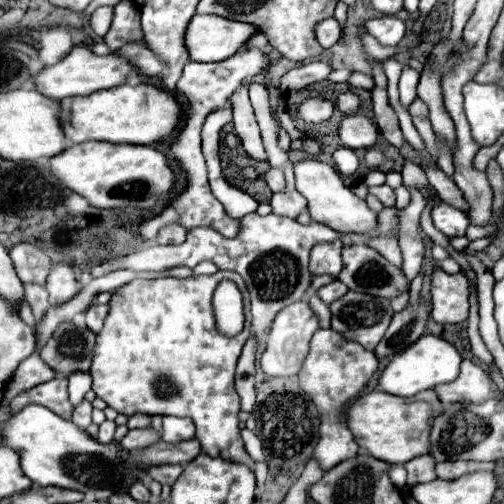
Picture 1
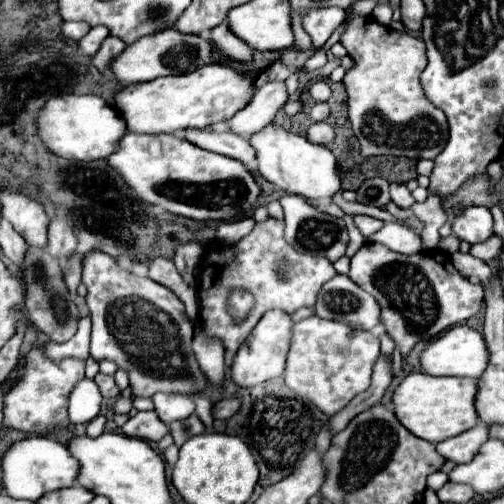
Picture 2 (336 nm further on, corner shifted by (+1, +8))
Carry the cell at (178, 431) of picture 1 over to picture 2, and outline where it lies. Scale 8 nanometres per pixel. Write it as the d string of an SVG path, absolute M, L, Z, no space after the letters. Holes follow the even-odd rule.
M156 392L152 396L158 416L170 424L176 420L184 420L194 412L194 400L190 394L176 394L176 392Z

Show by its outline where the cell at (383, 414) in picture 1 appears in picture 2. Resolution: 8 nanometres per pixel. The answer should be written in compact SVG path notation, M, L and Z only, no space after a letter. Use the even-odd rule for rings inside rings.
M412 372L396 388L392 404L394 404L394 412L398 420L410 432L414 432L414 436L430 440L430 442L442 442L446 438L458 436L474 428L480 422L476 408L474 408L476 392L478 392L476 378L430 376L424 372Z

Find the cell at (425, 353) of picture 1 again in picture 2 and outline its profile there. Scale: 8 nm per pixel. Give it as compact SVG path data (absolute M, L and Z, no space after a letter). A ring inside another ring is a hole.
M460 324L450 328L448 332L440 334L438 338L434 338L428 348L422 352L420 364L422 364L422 372L430 374L430 376L468 376L468 378L480 378L482 372L488 366L488 346L486 340L482 336L482 332Z

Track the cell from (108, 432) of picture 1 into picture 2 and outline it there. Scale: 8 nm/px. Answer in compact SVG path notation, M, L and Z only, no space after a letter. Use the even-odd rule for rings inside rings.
M96 416L94 420L90 420L88 422L88 428L86 428L86 436L90 436L90 438L100 436L104 432L104 422L106 422L104 416Z

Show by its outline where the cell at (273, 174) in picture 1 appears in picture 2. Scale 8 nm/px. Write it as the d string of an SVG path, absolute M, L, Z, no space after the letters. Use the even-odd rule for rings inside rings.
M184 128L178 134L198 148L242 160L244 164L250 164L254 160L254 148L250 148L250 142L242 136L234 136L234 132L216 132L216 130L206 130L206 128Z

